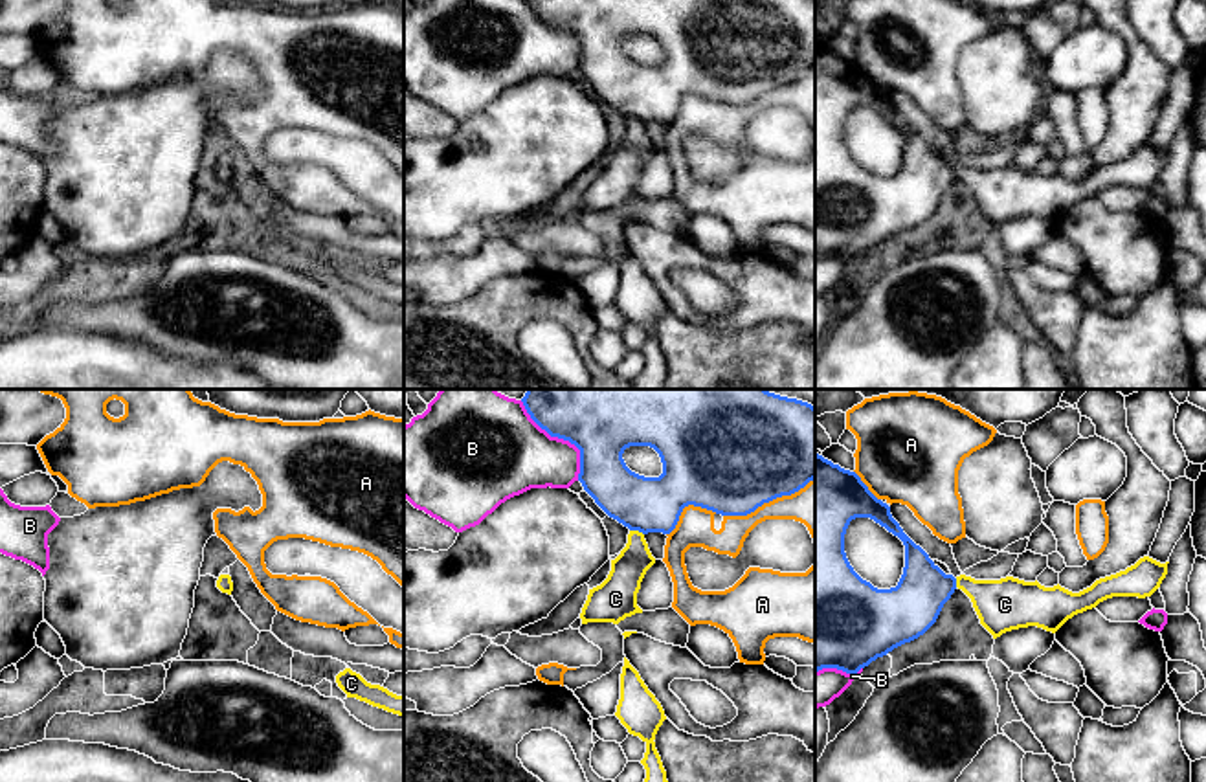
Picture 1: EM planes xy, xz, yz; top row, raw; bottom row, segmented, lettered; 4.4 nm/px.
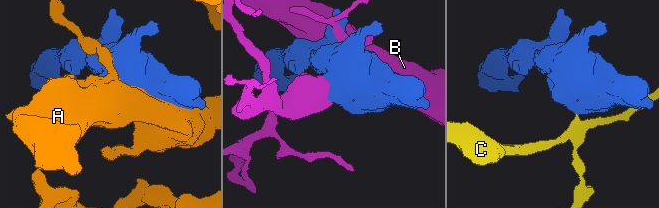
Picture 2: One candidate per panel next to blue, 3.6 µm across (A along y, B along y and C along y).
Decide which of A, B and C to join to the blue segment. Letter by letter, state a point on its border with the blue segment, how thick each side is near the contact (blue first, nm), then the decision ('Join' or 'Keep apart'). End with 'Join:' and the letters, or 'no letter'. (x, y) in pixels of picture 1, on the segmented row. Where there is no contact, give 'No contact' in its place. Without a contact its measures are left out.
A: Touches blue at xz (768, 502). Thickness 500 nm (blue) against 190 nm. Keep apart
B: Touches blue at xz (562, 437). Thickness 500 nm (blue) against 360 nm. Keep apart
C: Touches blue at xz (637, 529). Thickness 240 nm (blue) against 150 nm. Keep apart
Join: no letter

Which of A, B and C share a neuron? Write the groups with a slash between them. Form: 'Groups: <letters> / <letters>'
Groups: A / B / C

